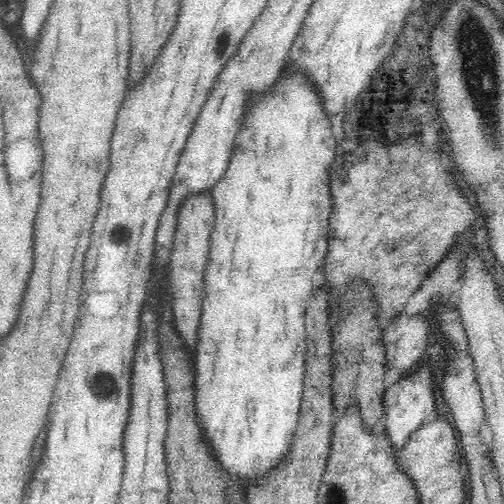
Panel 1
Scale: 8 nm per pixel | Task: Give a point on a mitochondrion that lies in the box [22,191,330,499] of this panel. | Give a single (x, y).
(104, 384)

